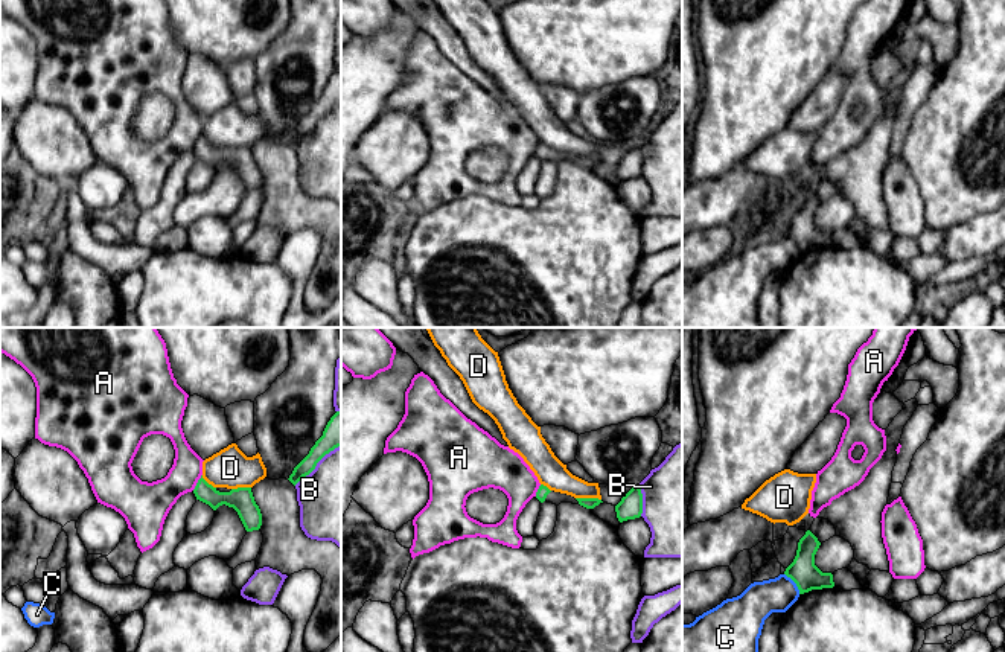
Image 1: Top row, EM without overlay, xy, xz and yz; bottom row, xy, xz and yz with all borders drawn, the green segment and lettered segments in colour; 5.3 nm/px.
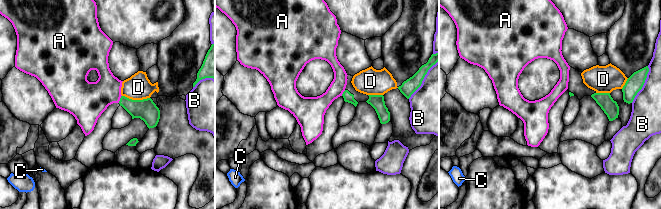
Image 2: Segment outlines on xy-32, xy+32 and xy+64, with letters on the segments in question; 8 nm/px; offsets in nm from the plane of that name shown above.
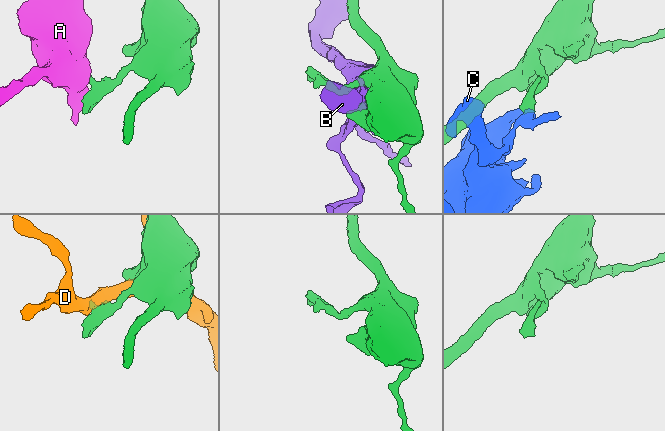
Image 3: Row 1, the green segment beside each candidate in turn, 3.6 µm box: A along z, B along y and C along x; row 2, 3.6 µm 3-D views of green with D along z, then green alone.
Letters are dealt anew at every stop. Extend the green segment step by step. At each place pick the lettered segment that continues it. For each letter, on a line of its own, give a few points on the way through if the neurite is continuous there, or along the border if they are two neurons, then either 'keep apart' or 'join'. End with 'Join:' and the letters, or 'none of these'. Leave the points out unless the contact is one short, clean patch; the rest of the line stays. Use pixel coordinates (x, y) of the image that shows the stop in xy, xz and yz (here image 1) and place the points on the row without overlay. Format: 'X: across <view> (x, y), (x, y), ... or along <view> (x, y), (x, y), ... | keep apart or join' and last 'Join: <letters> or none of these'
A: along xy (201, 133), (192, 148) | keep apart
B: keep apart
C: along yz (784, 232), (800, 252) | keep apart
D: keep apart
Join: none of these

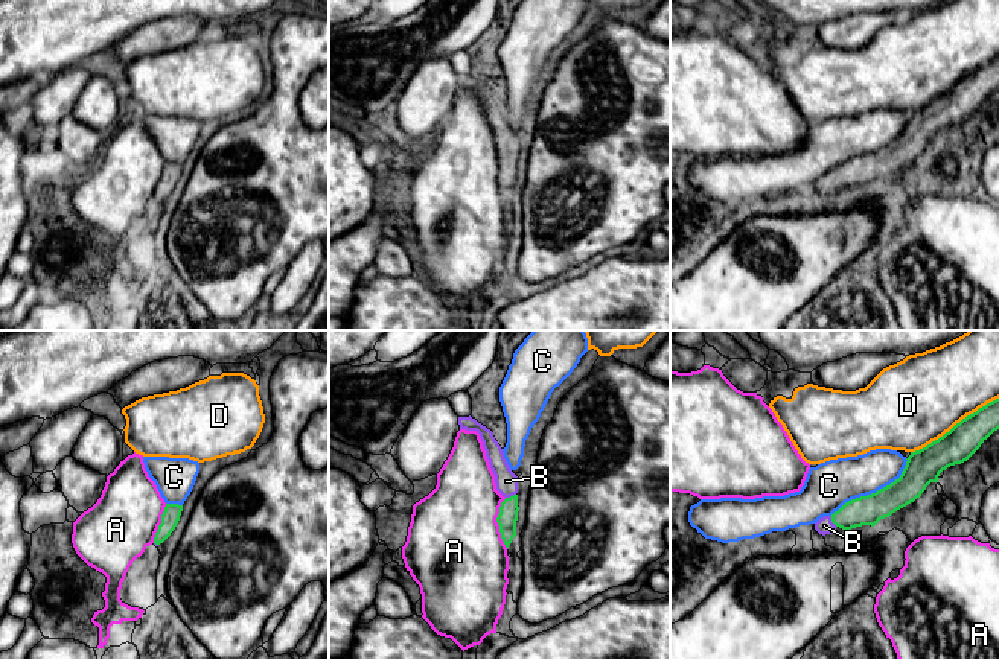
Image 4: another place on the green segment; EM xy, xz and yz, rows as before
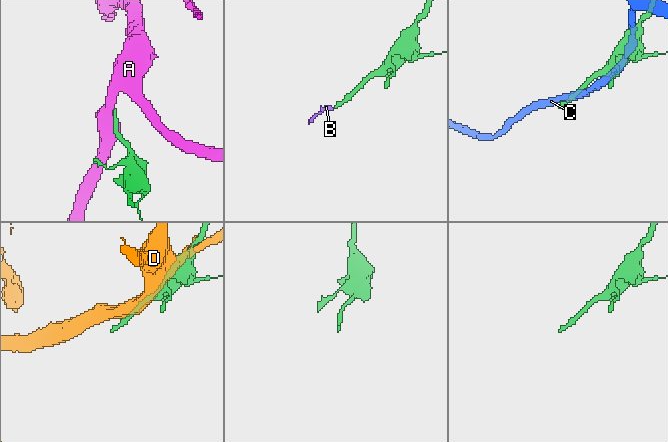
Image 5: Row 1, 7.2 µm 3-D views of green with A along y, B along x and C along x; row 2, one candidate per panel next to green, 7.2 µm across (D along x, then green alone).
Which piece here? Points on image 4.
A: along xz (504, 157), (497, 183), (506, 207) | keep apart
B: across xz (509, 168), (510, 155), (506, 140) | join
C: keep apart
D: keep apart
Join: B

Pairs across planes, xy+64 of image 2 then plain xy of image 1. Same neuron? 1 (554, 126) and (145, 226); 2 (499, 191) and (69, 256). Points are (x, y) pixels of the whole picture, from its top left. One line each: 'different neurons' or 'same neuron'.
1: same neuron
2: same neuron

